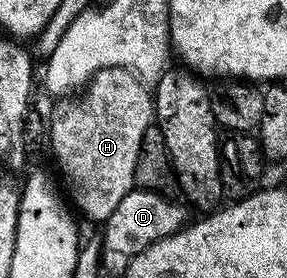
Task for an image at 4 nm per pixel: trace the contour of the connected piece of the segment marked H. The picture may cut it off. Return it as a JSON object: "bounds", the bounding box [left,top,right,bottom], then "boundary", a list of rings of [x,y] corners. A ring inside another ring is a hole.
{"bounds":[52,71,155,221],"boundary":[[[99,71],[92,82],[87,84],[83,92],[84,99],[77,103],[68,103],[52,119],[52,155],[72,190],[71,202],[76,202],[75,210],[88,219],[103,221],[122,205],[122,197],[136,187],[134,169],[138,161],[138,153],[142,145],[142,137],[146,129],[153,126],[155,120],[154,103],[151,98],[139,99],[134,92],[128,91],[123,95],[118,84],[112,80],[113,76],[107,71]]]}

